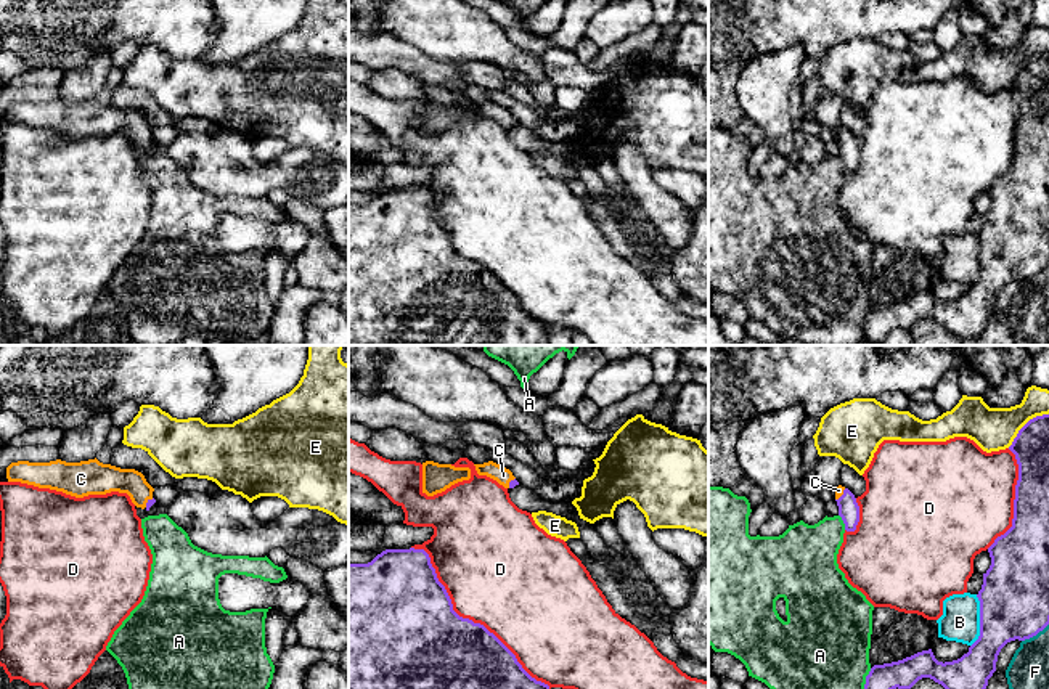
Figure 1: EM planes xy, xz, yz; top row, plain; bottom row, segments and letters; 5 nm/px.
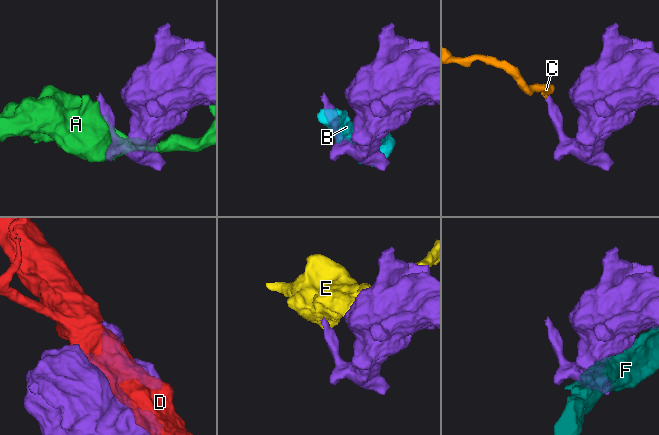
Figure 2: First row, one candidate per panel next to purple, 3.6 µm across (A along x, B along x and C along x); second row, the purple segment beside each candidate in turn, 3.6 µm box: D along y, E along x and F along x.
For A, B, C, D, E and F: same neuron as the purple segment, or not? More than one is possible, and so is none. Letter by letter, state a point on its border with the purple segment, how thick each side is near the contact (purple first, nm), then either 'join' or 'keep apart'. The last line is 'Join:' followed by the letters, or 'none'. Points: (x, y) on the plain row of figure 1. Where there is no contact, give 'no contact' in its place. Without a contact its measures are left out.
A: yz (844, 163) | 110/300 nm | keep apart
B: yz (980, 260) | 360/190 nm | keep apart
C: yz (842, 135) | 110/50 nm | join
D: xz (468, 259) | 500/500 nm | keep apart
E: yz (1025, 65) | 180/220 nm | keep apart
F: yz (1035, 275) | 360/220 nm | keep apart
Join: C

